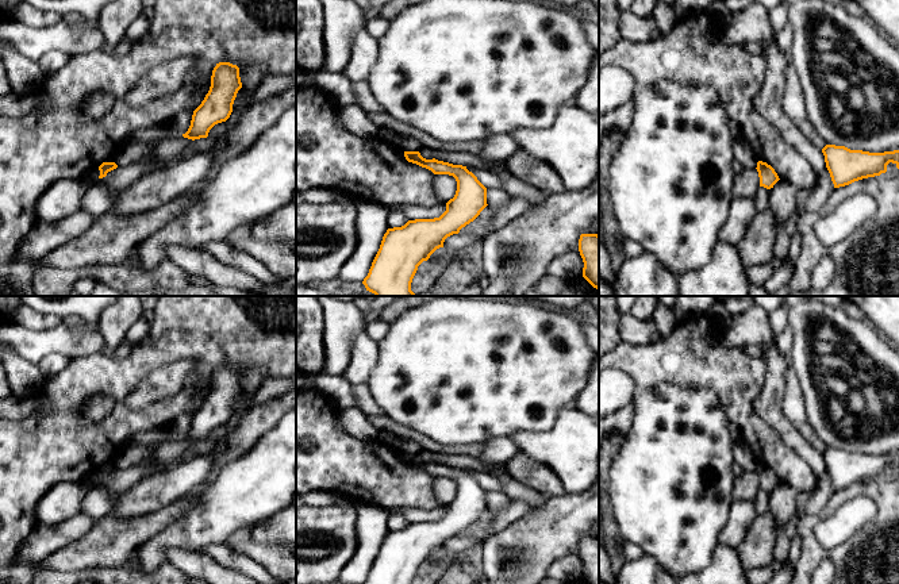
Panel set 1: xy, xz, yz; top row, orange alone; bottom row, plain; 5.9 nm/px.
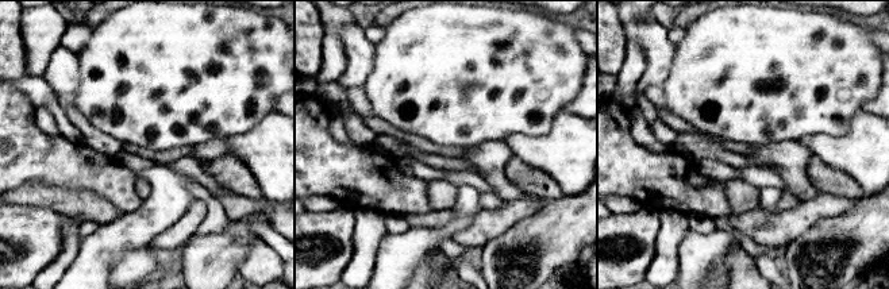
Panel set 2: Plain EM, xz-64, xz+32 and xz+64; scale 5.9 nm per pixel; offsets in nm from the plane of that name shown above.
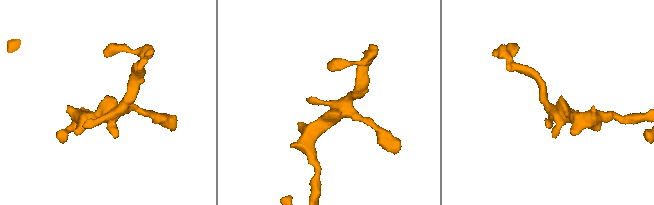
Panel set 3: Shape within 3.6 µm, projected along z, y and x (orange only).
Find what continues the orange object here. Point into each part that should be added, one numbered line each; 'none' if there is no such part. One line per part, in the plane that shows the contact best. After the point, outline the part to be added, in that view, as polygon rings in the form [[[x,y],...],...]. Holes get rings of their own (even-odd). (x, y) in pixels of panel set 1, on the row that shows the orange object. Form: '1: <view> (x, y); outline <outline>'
none

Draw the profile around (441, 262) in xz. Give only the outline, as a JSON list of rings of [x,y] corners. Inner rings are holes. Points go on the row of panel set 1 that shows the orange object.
[[[447,251],[447,254],[445,257],[435,257],[435,256],[430,256],[430,258],[427,260],[427,262],[433,266],[437,266],[439,270],[445,269],[446,265],[449,262],[452,262],[454,258],[457,257],[457,254],[453,254],[450,251]]]

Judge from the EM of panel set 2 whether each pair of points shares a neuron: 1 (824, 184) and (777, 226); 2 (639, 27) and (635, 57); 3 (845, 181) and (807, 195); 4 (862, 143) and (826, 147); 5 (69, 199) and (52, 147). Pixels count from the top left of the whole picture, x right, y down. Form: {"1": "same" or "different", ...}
{"1": "different", "2": "different", "3": "different", "4": "same", "5": "different"}

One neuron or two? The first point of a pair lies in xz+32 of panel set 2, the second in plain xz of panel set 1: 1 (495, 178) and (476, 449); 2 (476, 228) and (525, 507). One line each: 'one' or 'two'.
1: two
2: one

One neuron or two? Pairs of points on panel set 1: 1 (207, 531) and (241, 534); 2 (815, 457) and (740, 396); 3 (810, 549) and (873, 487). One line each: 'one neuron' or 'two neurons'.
1: two neurons
2: two neurons
3: one neuron

